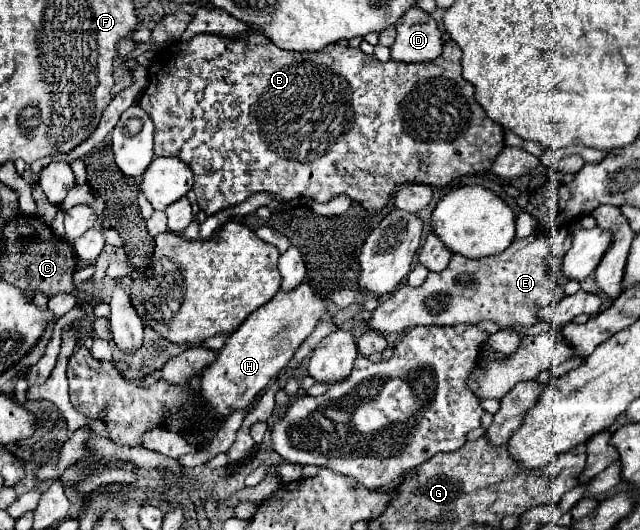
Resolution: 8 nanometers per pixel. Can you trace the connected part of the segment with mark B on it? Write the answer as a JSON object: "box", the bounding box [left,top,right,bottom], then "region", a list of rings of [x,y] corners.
{"box":[138,28,504,216],"region":[[[248,28],[244,36],[226,38],[218,34],[200,34],[188,40],[186,44],[174,44],[156,52],[150,64],[150,84],[144,90],[138,102],[148,116],[152,118],[156,132],[154,132],[154,150],[156,156],[176,154],[180,156],[194,172],[194,192],[198,198],[200,208],[212,216],[214,212],[236,206],[244,202],[254,192],[274,192],[284,200],[292,200],[298,196],[312,196],[318,202],[326,202],[336,194],[348,194],[350,198],[358,200],[366,210],[378,212],[382,210],[394,192],[396,184],[416,182],[416,184],[430,184],[430,186],[444,186],[450,184],[454,178],[474,172],[486,172],[492,168],[496,156],[504,148],[504,126],[490,120],[484,108],[474,98],[474,86],[462,78],[460,72],[460,48],[448,40],[444,42],[442,54],[436,60],[420,62],[420,64],[406,64],[406,62],[380,62],[376,58],[366,56],[360,48],[330,44],[328,50],[322,52],[286,52],[280,50],[264,32]]]}

